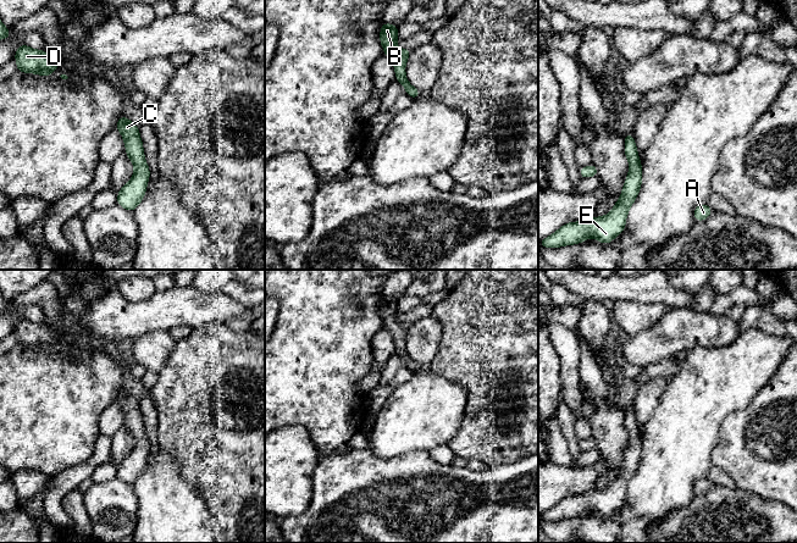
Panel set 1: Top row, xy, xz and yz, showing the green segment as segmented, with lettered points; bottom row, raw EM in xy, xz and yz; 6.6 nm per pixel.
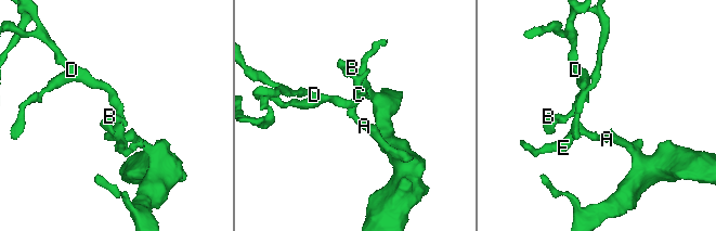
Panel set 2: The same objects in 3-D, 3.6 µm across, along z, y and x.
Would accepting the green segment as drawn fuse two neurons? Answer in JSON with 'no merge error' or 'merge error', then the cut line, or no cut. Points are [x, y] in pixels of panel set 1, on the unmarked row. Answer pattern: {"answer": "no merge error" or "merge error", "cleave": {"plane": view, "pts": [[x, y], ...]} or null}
{"answer": "no merge error", "cleave": null}

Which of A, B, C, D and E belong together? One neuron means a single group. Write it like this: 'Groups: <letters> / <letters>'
Groups: A B C D E

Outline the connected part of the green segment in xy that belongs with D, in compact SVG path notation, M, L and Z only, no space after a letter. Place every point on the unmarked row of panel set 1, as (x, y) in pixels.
M22 317L16 323L15 333L17 336L17 345L49 350L61 337L62 332L50 329L44 323L34 323Z

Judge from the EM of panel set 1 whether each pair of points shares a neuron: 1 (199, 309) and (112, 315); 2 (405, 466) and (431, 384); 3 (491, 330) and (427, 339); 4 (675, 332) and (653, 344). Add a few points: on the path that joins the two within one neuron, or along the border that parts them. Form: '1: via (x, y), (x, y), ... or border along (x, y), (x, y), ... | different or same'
1: via (177, 309), (166, 309), (151, 315), (134, 315) | same
2: border along (429, 450), (408, 450), (389, 458), (382, 458) | different
3: border along (432, 316), (441, 325), (442, 336), (430, 363) | different
4: via (670, 334), (658, 343) | same

